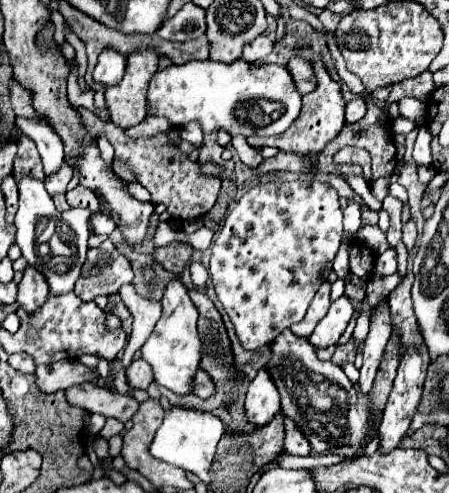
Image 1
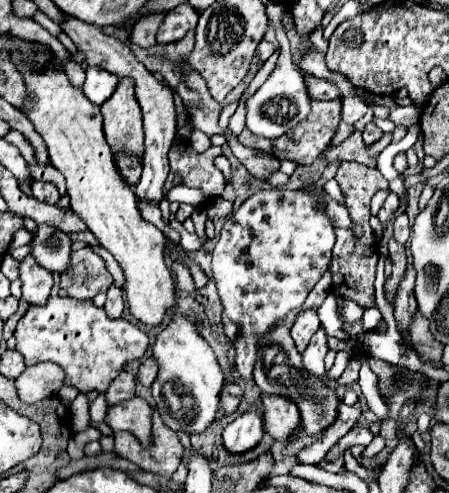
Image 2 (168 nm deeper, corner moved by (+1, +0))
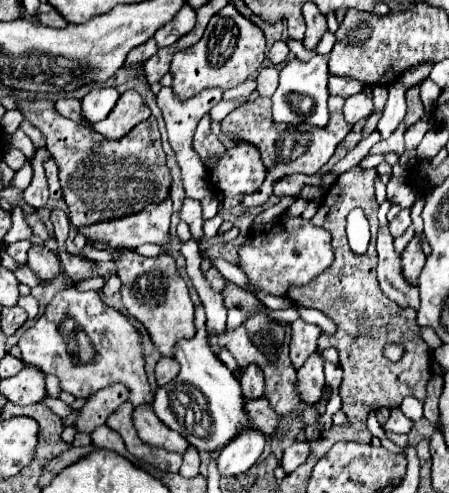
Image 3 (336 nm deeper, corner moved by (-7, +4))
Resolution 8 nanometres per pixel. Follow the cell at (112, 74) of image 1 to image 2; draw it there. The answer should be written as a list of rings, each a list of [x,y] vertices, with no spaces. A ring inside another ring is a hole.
[[[90,66],[86,68],[86,82],[82,92],[94,102],[94,104],[102,104],[104,100],[108,100],[112,96],[112,92],[118,86],[118,76],[112,72],[106,72],[100,66]]]

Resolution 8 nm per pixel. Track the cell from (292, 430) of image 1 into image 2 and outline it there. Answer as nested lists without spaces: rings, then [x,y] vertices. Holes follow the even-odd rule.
[[[264,396],[264,428],[276,442],[288,442],[300,426],[300,414],[296,404],[282,396]]]

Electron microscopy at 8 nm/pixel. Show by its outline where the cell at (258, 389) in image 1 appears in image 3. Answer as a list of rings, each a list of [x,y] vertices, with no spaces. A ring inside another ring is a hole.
[[[252,428],[248,432],[242,432],[240,436],[236,436],[236,440],[232,444],[228,444],[220,452],[220,456],[216,460],[218,472],[222,476],[244,474],[260,458],[264,444],[266,444],[266,436],[260,430]]]

